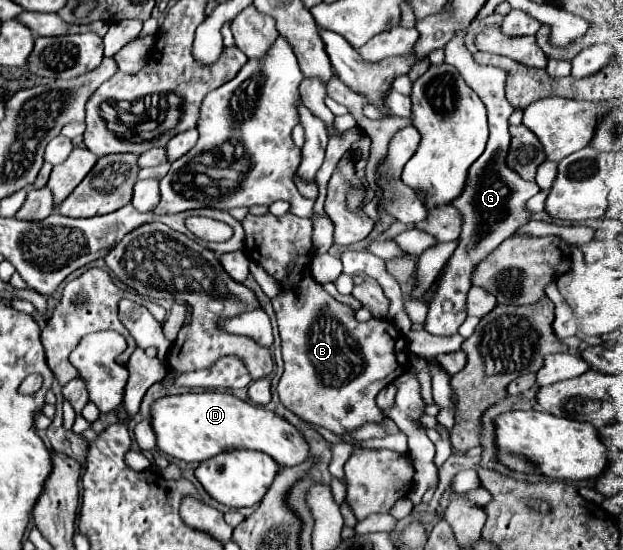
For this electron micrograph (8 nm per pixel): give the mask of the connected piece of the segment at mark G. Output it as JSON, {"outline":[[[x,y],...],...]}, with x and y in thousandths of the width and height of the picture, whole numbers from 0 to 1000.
{"outline":[[[740,53],[727,64],[727,71],[714,85],[714,111],[727,118],[750,155],[769,173],[769,180],[782,195],[782,220],[785,220],[785,256],[775,275],[775,282],[753,304],[750,311],[750,329],[743,351],[724,365],[724,373],[740,387],[743,413],[740,427],[734,435],[734,449],[727,464],[721,467],[711,500],[701,507],[701,525],[685,551],[689,569],[685,569],[685,587],[682,598],[695,609],[730,609],[740,587],[746,584],[746,544],[750,529],[756,522],[756,500],[759,489],[775,475],[795,449],[823,427],[836,409],[849,405],[856,387],[846,380],[846,365],[865,351],[865,336],[859,329],[843,329],[833,315],[814,304],[814,275],[820,260],[820,245],[814,238],[817,231],[817,209],[827,202],[817,184],[811,180],[811,147],[814,147],[814,129],[791,122],[791,118],[769,118],[756,104],[753,89],[746,85],[746,64],[750,53]]]}

